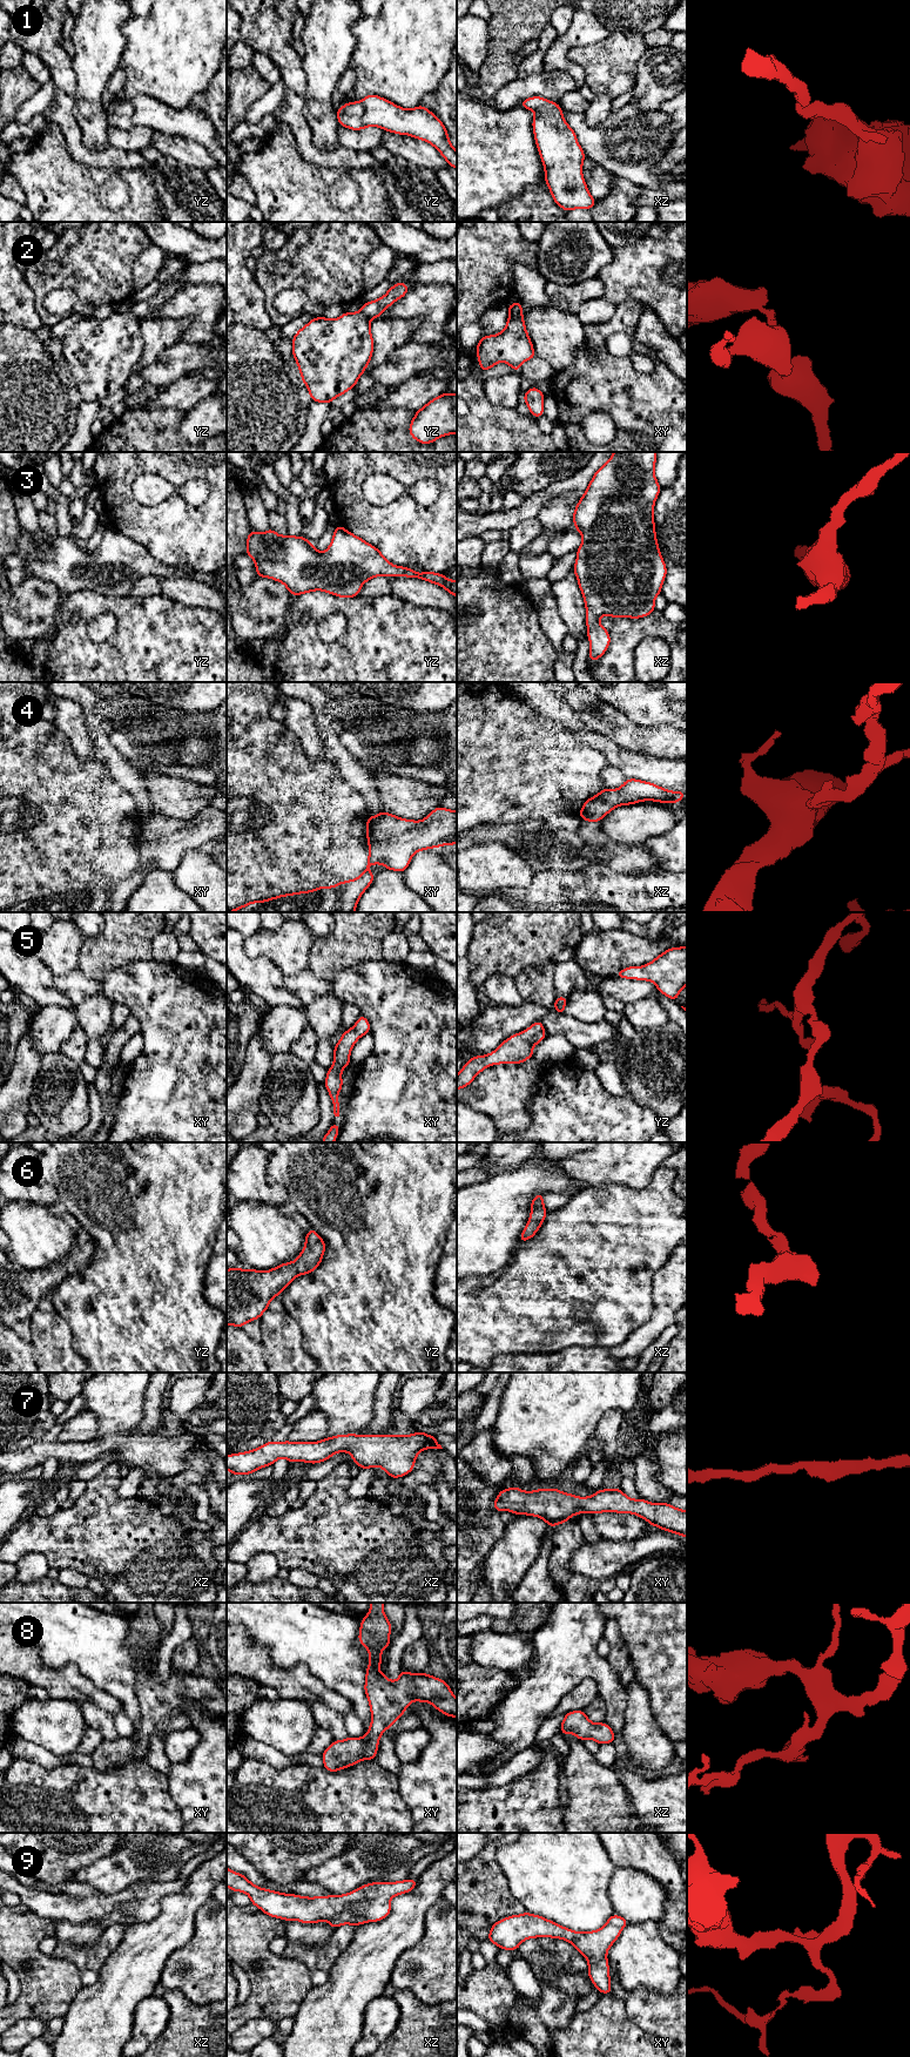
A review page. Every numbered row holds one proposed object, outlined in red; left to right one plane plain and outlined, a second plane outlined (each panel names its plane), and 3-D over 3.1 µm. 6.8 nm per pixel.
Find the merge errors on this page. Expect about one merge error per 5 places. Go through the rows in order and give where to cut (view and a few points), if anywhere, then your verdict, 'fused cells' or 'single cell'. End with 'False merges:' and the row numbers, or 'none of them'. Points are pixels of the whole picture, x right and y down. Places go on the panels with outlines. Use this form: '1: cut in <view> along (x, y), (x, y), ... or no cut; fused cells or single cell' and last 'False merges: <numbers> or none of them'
1: no cut; single cell
2: cut in xy along (521, 312), (510, 315); fused cells
3: no cut; single cell
4: no cut; single cell
5: no cut; single cell
6: no cut; single cell
7: no cut; single cell
8: no cut; single cell
9: no cut; single cell
False merges: 2

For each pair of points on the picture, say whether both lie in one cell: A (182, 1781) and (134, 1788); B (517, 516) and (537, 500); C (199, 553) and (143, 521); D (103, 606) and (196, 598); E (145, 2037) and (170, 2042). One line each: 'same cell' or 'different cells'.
A: different cells
B: same cell
C: same cell
D: different cells
E: different cells

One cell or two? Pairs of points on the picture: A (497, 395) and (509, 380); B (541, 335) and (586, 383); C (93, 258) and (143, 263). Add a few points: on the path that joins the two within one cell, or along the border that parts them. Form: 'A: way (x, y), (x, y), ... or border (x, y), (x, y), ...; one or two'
A: way (500, 391), (507, 384); one
B: border (585, 342), (577, 351), (575, 359), (555, 371); two
C: border (150, 243), (133, 265), (133, 289); two

